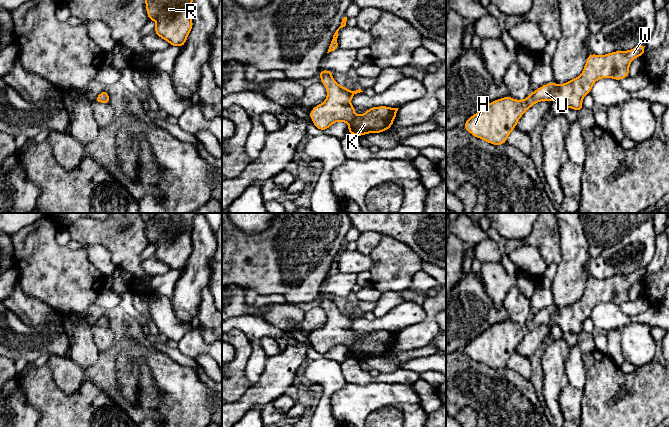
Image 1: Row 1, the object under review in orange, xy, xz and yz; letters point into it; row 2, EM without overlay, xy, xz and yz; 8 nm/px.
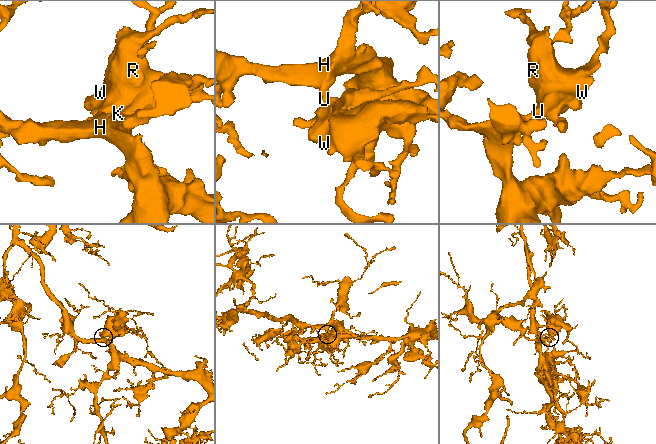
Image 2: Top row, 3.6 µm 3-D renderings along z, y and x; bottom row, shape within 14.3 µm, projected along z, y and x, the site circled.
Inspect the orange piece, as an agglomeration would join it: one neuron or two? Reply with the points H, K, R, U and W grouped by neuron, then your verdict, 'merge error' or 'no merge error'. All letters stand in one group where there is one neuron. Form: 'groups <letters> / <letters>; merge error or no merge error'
groups H K R U W; no merge error

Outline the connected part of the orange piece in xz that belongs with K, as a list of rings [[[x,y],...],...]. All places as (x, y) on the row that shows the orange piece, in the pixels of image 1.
[[[320,70],[318,74],[321,83],[325,86],[327,97],[322,104],[313,107],[309,116],[319,130],[327,130],[335,122],[346,122],[348,134],[358,138],[364,134],[382,133],[392,128],[399,108],[379,106],[369,108],[363,115],[355,114],[355,106],[350,101],[357,93],[363,92],[360,88],[351,91],[339,85],[332,77],[333,72]]]

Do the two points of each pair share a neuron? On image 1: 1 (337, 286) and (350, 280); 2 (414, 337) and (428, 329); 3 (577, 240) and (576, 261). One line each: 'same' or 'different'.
1: same
2: same
3: same

